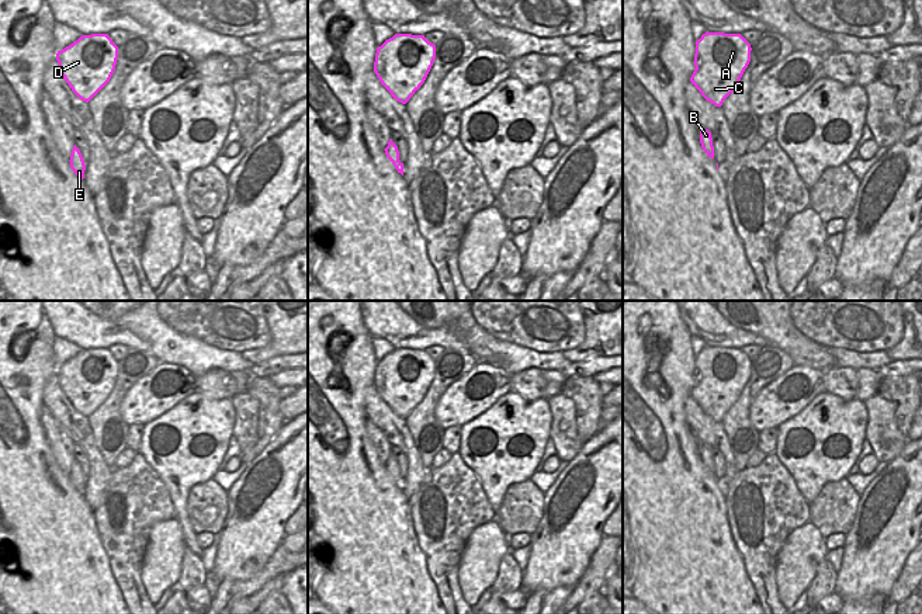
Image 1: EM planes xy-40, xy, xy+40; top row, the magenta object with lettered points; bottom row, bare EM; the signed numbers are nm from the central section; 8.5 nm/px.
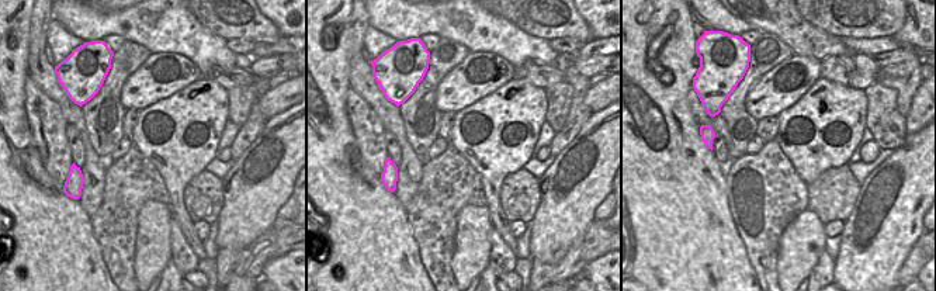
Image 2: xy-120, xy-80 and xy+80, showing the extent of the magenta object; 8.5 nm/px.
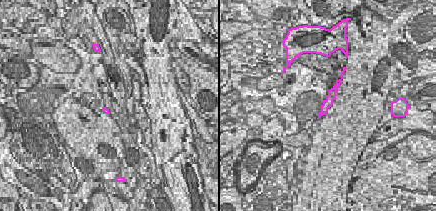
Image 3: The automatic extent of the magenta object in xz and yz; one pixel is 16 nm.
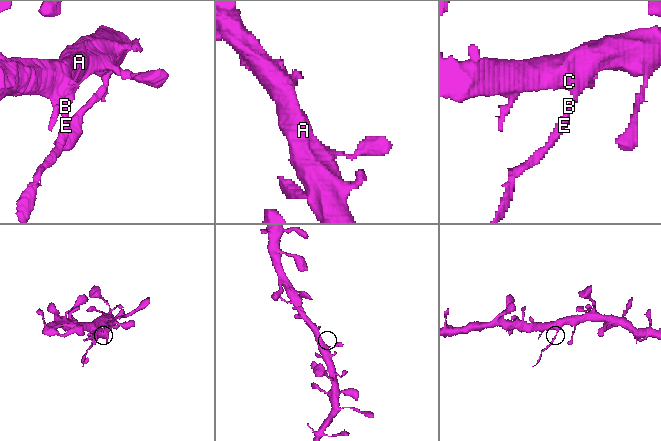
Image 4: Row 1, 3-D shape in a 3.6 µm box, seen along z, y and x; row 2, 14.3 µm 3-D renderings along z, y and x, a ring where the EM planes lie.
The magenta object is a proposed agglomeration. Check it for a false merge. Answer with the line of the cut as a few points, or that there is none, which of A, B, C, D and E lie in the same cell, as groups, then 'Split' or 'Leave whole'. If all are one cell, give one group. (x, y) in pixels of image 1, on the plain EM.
Split along xy (387, 461), (397, 464). Groups: A B C D / E. Split

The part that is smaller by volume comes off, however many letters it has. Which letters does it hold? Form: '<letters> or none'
E

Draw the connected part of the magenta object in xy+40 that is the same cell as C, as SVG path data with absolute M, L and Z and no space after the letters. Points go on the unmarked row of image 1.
M707 346L696 355L692 399L707 416L721 422L748 382L751 365L751 358L741 348Z

